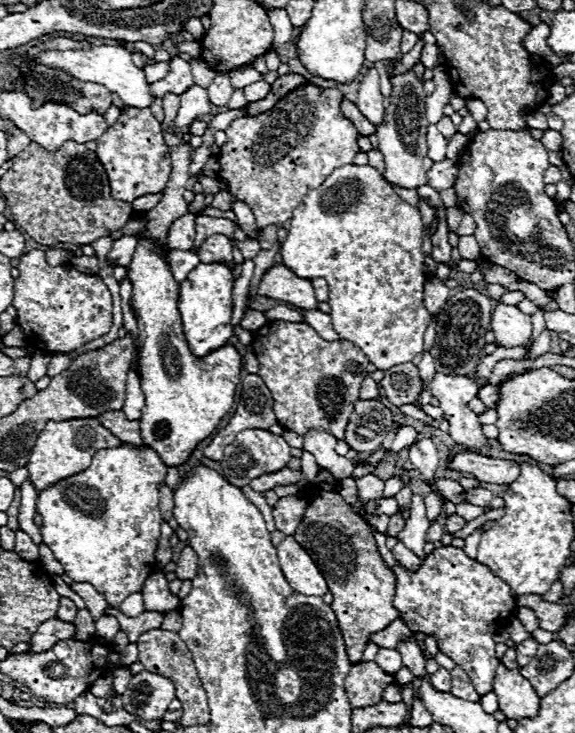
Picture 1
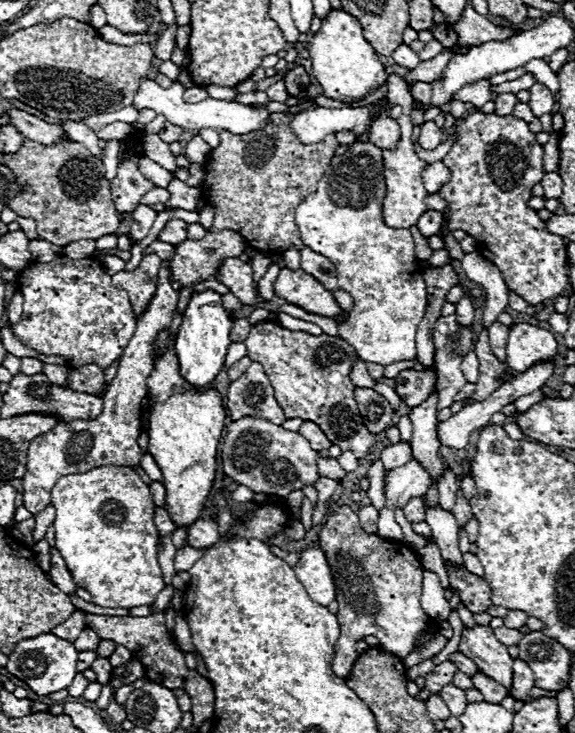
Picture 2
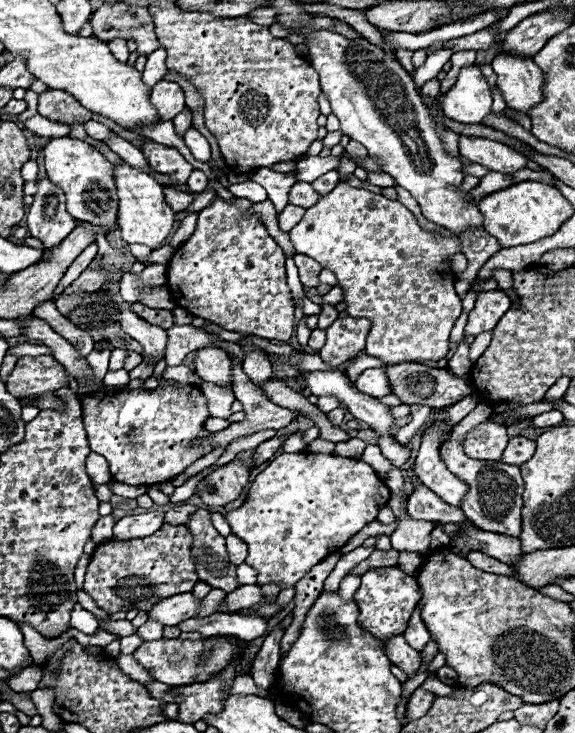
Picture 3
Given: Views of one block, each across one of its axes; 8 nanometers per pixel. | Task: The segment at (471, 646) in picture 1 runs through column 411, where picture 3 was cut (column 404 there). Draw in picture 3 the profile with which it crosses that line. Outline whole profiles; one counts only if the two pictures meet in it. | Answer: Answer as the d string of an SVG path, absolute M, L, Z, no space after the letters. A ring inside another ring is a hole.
M398 566L374 568L362 574L362 584L356 590L356 602L360 602L360 626L376 638L386 640L390 634L402 634L404 626L408 626L408 618L412 616L416 604L420 602L420 592L416 580L402 572Z

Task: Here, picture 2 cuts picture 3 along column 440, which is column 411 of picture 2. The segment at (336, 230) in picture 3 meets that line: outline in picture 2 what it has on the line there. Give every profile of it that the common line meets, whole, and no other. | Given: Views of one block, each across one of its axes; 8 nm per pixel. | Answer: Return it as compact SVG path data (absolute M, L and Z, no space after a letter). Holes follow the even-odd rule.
M352 142L348 146L348 150L340 156L334 156L328 170L324 172L324 176L320 178L318 182L318 190L304 198L304 202L298 206L296 210L296 224L300 228L300 234L302 234L302 240L306 242L306 246L310 246L312 250L316 250L318 254L324 254L326 258L332 258L334 266L336 266L336 276L338 276L338 286L340 290L346 290L352 294L354 298L354 308L350 312L342 312L342 314L348 314L348 320L346 322L340 322L338 324L338 332L340 332L340 338L344 338L350 346L356 346L356 354L360 358L364 358L366 362L376 362L376 364L390 364L390 362L398 362L398 360L410 360L410 358L416 358L416 344L414 344L414 334L416 334L416 328L420 324L420 320L424 318L424 312L426 312L426 284L424 284L424 278L422 274L414 274L416 268L418 268L418 260L416 260L416 254L414 254L414 242L412 242L412 236L408 230L394 230L394 228L388 228L384 222L382 222L382 202L384 202L384 196L386 196L386 180L384 180L384 160L382 160L382 150L378 146L374 146L372 142Z

